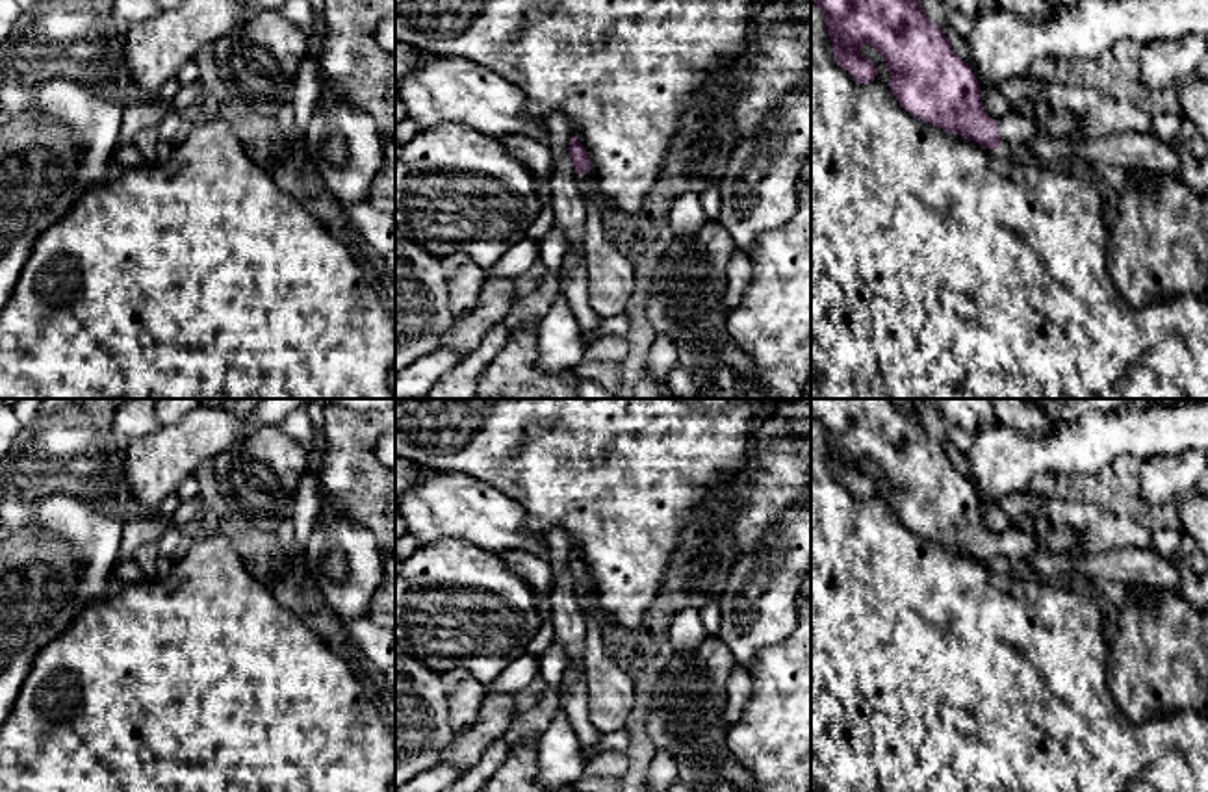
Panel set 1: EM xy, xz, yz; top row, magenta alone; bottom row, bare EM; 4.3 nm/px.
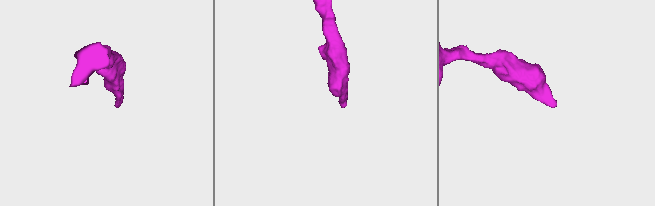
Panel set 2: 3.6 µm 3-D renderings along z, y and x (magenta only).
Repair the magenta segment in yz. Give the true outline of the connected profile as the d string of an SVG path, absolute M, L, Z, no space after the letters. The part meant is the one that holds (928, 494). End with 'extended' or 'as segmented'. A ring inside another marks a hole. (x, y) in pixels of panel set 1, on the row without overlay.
M811 399L811 415L826 430L835 477L859 499L870 499L878 484L861 469L861 464L870 460L891 486L893 510L911 530L985 564L1021 564L1039 549L1069 558L1087 556L1078 547L1073 529L1065 525L1052 525L1045 536L1022 530L1015 523L998 538L991 534L982 523L982 503L970 480L952 466L945 447L922 425L919 412L906 414L893 399Z; extended

